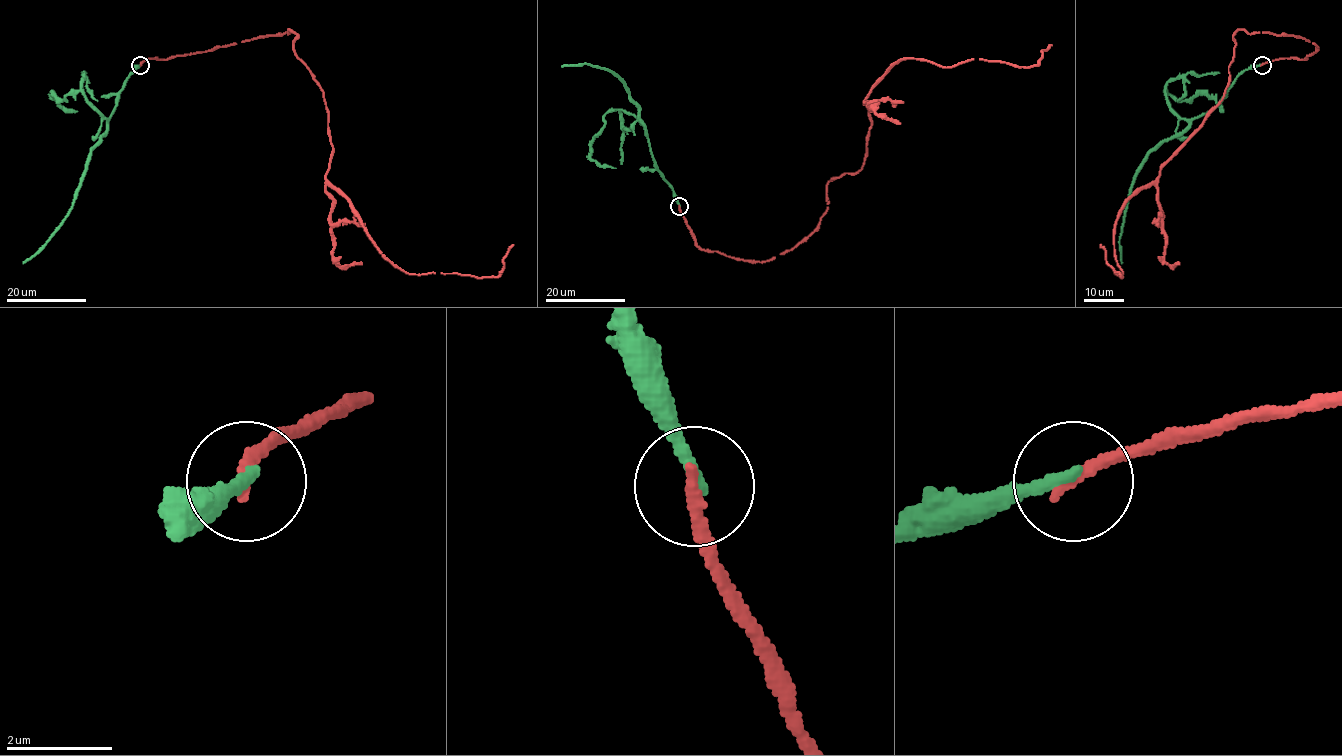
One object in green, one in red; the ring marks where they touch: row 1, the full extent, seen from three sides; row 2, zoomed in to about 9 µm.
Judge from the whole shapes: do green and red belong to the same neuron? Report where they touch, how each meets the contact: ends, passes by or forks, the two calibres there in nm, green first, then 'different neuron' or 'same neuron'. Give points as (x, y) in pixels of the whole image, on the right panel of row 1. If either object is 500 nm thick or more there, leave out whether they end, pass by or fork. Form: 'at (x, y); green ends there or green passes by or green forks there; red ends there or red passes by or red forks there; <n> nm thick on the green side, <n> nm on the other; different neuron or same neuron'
at (1262, 65); green ends there; red ends there; 240 nm thick on the green side, 240 nm on the other; different neuron

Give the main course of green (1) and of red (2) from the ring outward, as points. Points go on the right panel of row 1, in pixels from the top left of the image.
1: (1261, 65), (1244, 70), (1213, 108), (1162, 140), (1148, 154), (1135, 177), (1126, 208), (1119, 239), (1121, 263)
2: (1261, 65), (1318, 47), (1233, 35), (1223, 98), (1115, 223), (1122, 277), (1100, 244)

